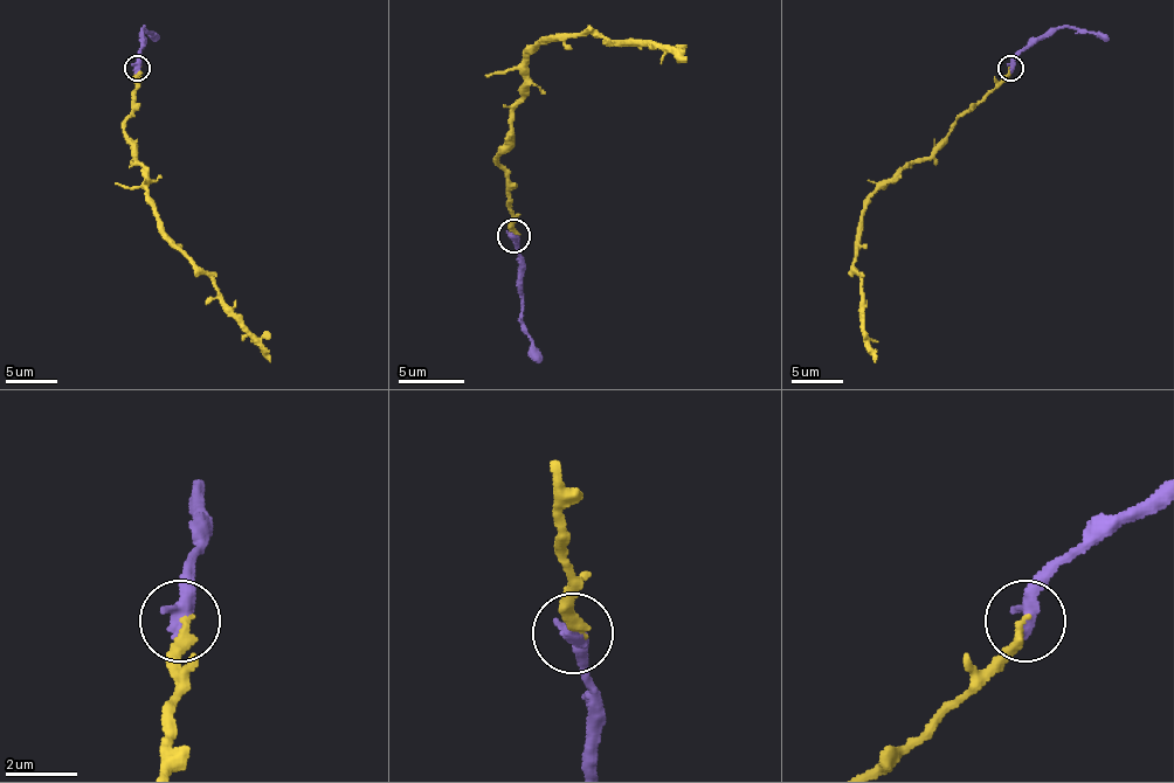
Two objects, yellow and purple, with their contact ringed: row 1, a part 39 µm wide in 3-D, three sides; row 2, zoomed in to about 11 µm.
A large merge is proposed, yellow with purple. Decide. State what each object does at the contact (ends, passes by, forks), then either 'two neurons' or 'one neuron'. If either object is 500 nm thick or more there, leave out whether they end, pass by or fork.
yellow ends; purple ends; one neuron

